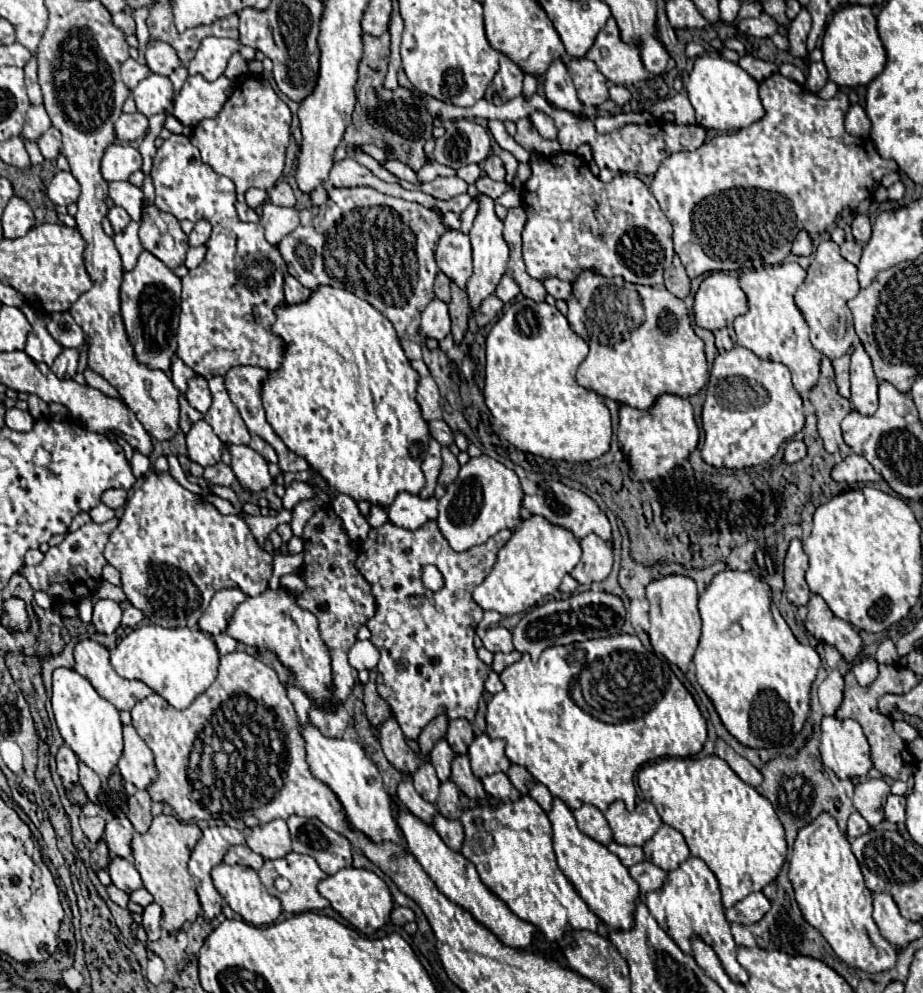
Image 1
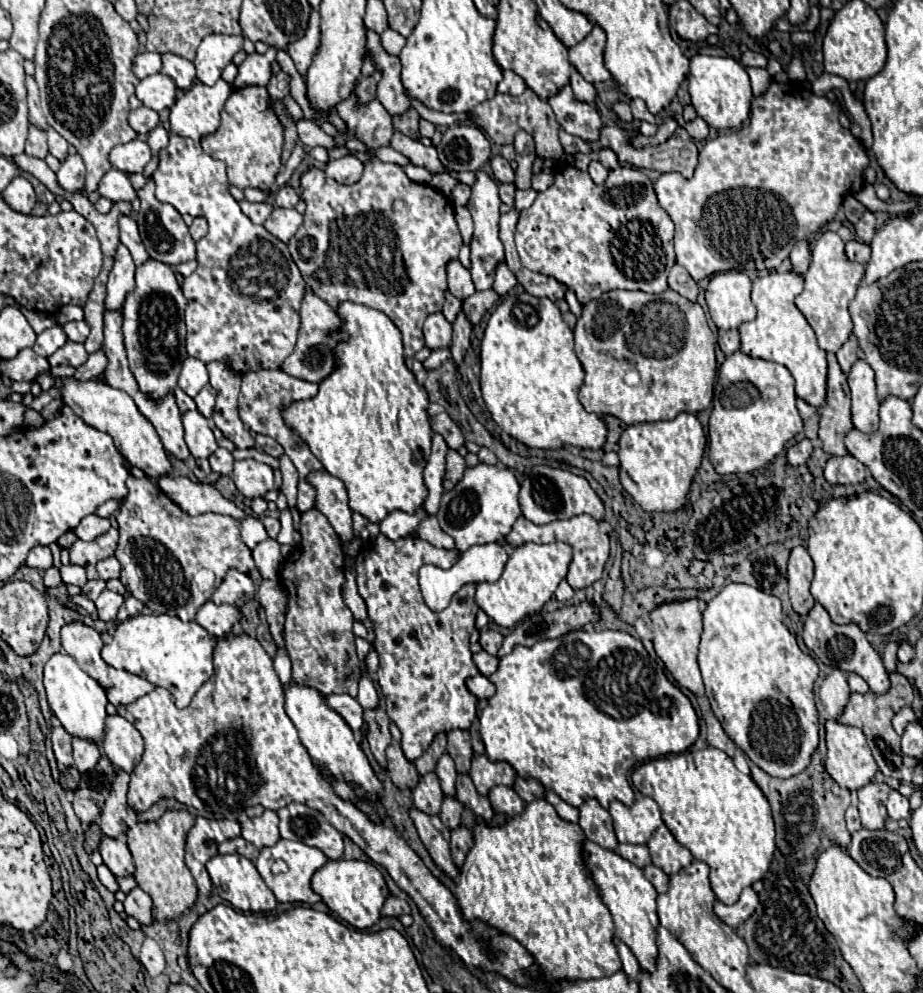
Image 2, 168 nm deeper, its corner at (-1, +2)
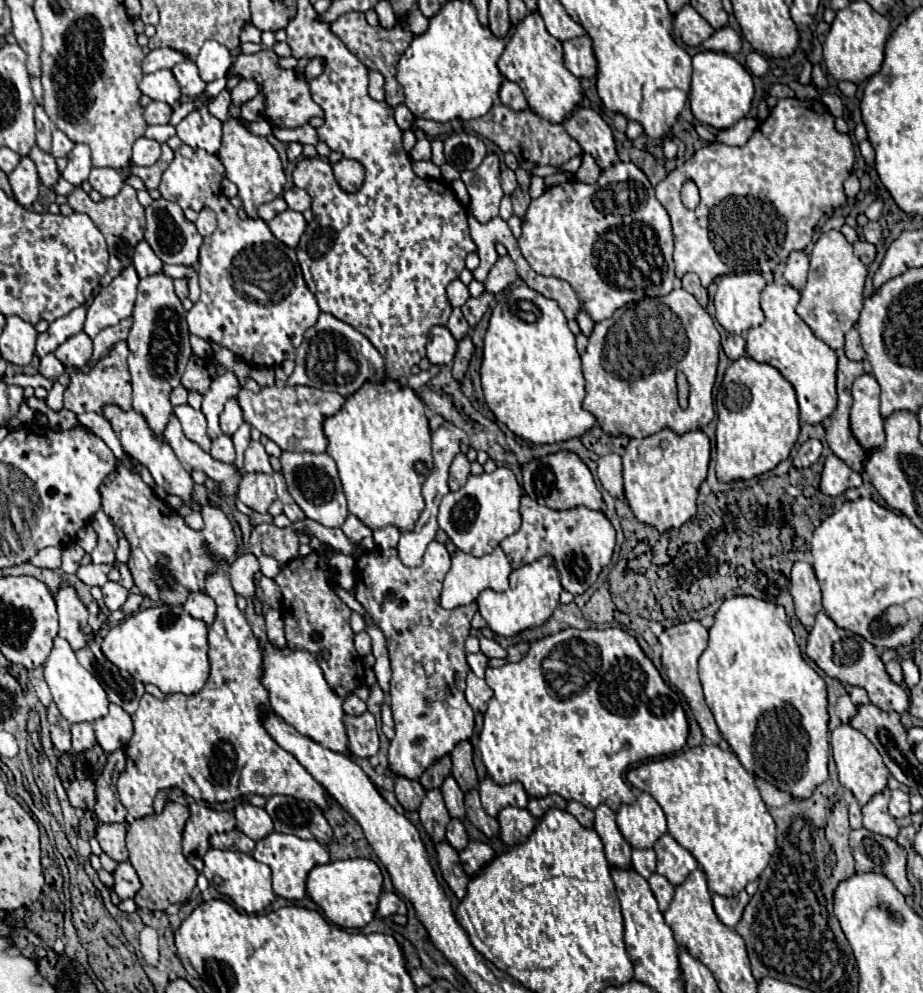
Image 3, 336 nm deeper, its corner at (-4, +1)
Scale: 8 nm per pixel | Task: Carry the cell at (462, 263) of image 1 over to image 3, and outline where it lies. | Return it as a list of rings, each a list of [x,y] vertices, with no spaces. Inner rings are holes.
[[[459,278],[453,280],[453,282],[449,284],[449,288],[447,288],[447,298],[449,298],[451,306],[463,306],[469,296],[471,296],[471,294],[469,294],[469,288],[467,288]]]

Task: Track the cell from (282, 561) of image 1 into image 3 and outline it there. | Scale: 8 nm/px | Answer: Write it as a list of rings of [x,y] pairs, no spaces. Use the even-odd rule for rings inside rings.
[[[349,694],[349,696],[343,700],[343,710],[345,710],[345,714],[349,714],[349,716],[361,716],[361,714],[367,710],[367,706],[365,706],[365,702],[363,702],[357,694]]]

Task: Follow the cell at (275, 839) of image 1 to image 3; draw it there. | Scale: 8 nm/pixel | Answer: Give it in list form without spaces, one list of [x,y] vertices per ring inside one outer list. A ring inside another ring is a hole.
[[[239,804],[235,808],[237,818],[237,830],[241,830],[251,840],[263,840],[273,832],[273,820],[263,808],[255,808],[251,804]]]

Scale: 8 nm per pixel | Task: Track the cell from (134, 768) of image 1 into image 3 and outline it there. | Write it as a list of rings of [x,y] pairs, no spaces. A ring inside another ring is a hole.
[[[109,704],[109,714],[93,722],[95,736],[99,746],[109,754],[117,752],[117,748],[125,750],[133,736],[131,716],[117,704]]]

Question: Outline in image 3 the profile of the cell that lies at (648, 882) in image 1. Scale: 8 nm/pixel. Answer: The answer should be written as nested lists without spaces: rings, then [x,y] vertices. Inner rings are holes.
[[[657,872],[647,882],[649,882],[649,886],[651,886],[651,890],[653,890],[653,894],[655,894],[657,902],[659,902],[659,910],[665,912],[667,906],[669,906],[669,902],[671,902],[671,898],[673,898],[675,886],[665,876],[661,876]]]

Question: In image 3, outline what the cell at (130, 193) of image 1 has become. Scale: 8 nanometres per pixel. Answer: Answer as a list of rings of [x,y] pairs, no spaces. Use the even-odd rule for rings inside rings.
[[[93,168],[89,174],[89,184],[93,190],[97,190],[103,198],[117,196],[117,192],[123,186],[123,178],[117,170],[113,168]]]

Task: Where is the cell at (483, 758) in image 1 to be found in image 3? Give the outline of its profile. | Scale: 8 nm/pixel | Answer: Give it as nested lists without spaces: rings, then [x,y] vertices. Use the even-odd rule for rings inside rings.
[[[489,776],[479,782],[479,796],[485,812],[489,816],[497,816],[505,806],[527,806],[527,792],[521,782],[511,782],[507,786],[495,784]]]

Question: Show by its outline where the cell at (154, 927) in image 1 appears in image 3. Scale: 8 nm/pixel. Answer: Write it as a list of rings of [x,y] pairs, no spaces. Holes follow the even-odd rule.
[[[129,862],[119,864],[115,874],[113,874],[113,878],[115,878],[115,892],[117,892],[119,900],[135,898],[135,894],[141,890],[139,876],[137,876],[135,868]]]

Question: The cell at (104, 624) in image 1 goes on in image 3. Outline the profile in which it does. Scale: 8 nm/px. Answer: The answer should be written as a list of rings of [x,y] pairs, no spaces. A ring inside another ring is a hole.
[[[107,582],[101,590],[103,590],[103,602],[109,608],[109,612],[119,610],[125,604],[127,596],[129,596],[129,592],[117,582]]]

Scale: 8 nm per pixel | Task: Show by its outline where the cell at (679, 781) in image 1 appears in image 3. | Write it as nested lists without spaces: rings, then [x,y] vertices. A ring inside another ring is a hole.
[[[701,744],[689,748],[683,754],[639,764],[627,772],[627,780],[659,802],[667,816],[669,834],[695,856],[695,860],[707,874],[709,890],[713,890],[715,894],[737,896],[737,892],[741,892],[747,882],[757,880],[769,864],[775,848],[775,822],[765,802],[761,800],[751,774],[741,766],[739,758],[731,750]]]

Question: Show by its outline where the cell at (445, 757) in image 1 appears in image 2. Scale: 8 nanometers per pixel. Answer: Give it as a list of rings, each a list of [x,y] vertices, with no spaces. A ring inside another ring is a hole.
[[[444,753],[438,761],[438,767],[436,767],[436,775],[440,779],[440,785],[442,785],[442,791],[444,795],[448,797],[454,797],[456,795],[456,789],[454,789],[454,783],[456,783],[456,769],[454,769],[454,761],[450,759],[448,753]]]

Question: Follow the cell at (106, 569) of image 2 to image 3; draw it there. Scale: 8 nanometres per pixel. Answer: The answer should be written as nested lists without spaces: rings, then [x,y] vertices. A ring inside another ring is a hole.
[[[87,564],[79,566],[77,578],[87,586],[103,586],[107,582],[107,574],[111,572],[113,564]]]

